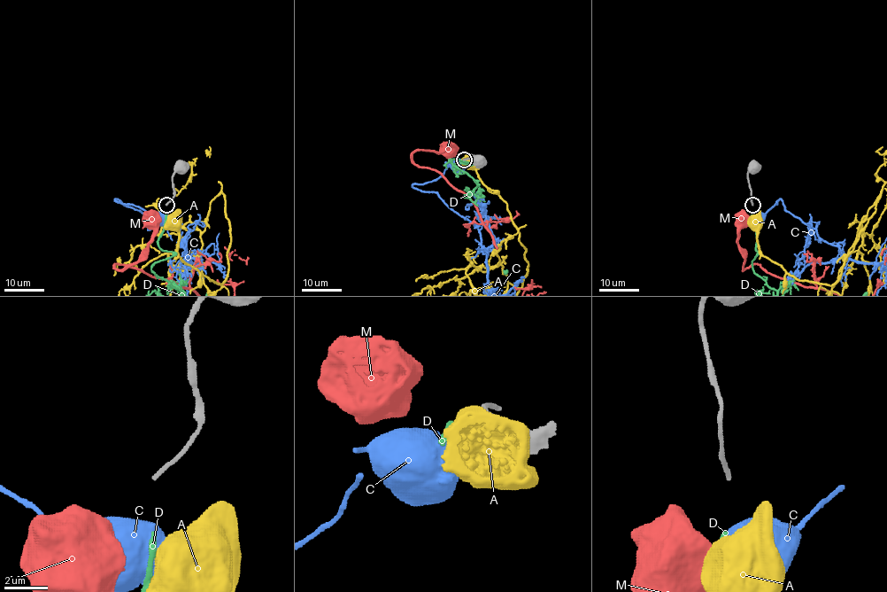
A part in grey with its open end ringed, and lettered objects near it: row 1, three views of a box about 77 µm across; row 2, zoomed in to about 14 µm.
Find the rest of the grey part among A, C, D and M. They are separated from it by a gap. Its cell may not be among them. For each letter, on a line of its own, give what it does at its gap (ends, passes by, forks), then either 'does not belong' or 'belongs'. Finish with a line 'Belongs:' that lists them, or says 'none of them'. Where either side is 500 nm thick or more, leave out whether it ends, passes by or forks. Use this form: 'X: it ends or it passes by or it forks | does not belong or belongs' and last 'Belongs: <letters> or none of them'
A: does not belong
C: does not belong
D: it ends | belongs
M: does not belong
Belongs: D

